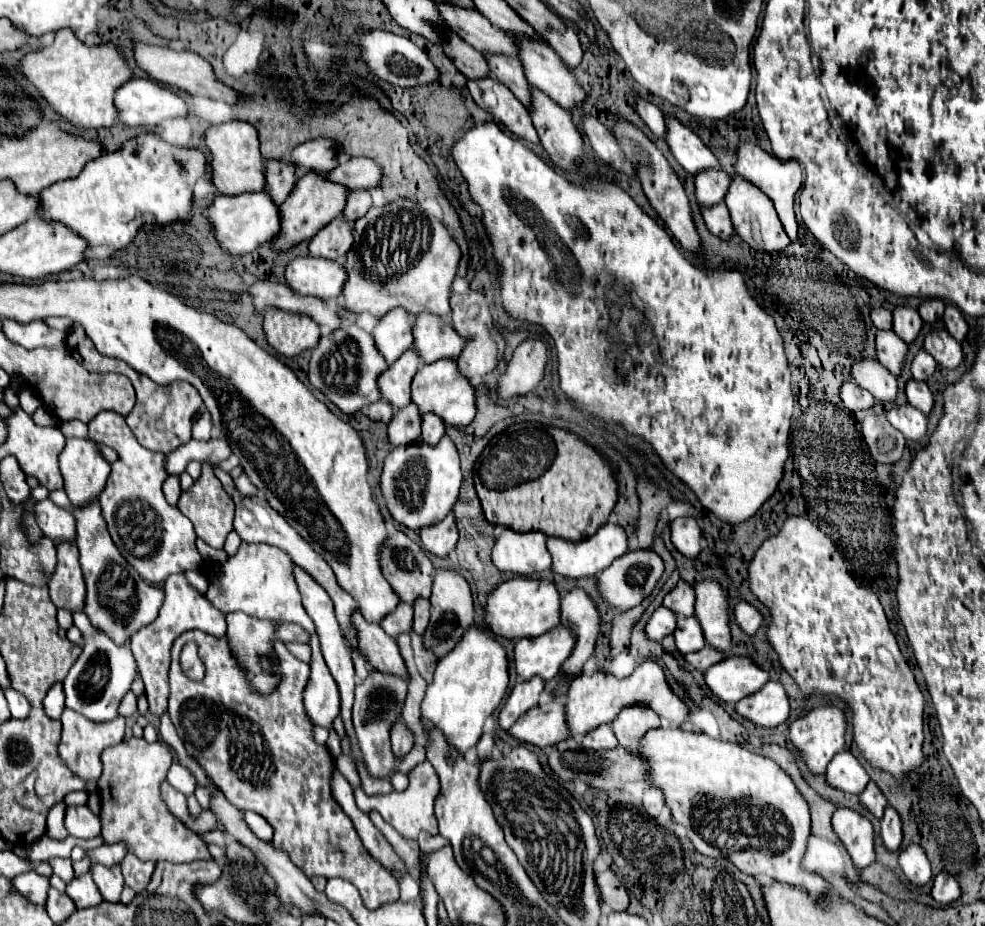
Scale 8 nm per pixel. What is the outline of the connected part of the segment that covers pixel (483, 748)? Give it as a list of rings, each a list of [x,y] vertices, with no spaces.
[[[483,734],[481,740],[479,740],[479,744],[477,744],[477,752],[479,752],[479,756],[489,758],[491,750],[493,750],[493,736],[491,734]]]

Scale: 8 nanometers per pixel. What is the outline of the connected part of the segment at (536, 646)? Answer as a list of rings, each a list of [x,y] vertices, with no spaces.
[[[563,624],[535,638],[521,638],[515,642],[515,670],[523,680],[531,676],[551,680],[561,672],[575,644],[575,632]]]

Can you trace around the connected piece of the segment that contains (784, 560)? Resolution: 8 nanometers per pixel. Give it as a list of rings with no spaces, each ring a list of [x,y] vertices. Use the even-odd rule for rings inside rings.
[[[791,516],[783,526],[781,530],[771,536],[769,540],[763,542],[763,546],[755,552],[751,564],[749,564],[749,586],[753,590],[753,594],[771,610],[771,624],[769,624],[769,630],[767,630],[767,640],[771,642],[771,646],[777,650],[779,658],[781,658],[781,666],[795,678],[795,682],[799,684],[801,692],[805,696],[813,694],[813,692],[819,692],[819,694],[835,694],[839,698],[843,698],[849,708],[853,710],[853,738],[861,750],[861,754],[875,766],[875,768],[883,768],[887,772],[891,772],[899,782],[903,780],[903,776],[911,770],[917,770],[923,762],[923,752],[921,752],[921,744],[923,744],[923,694],[919,690],[919,684],[915,682],[915,676],[913,676],[913,670],[909,666],[909,662],[903,658],[899,646],[897,646],[897,640],[889,628],[889,622],[887,622],[887,616],[883,612],[883,606],[877,598],[875,592],[871,592],[869,588],[865,588],[856,579],[851,565],[845,557],[843,552],[837,552],[835,544],[831,542],[831,538],[827,534],[823,534],[811,520],[807,518],[801,518],[801,516]]]

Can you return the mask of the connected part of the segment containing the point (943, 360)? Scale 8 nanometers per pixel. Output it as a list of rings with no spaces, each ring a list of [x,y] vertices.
[[[933,330],[927,334],[923,348],[945,368],[957,368],[963,362],[963,348],[947,330]]]

